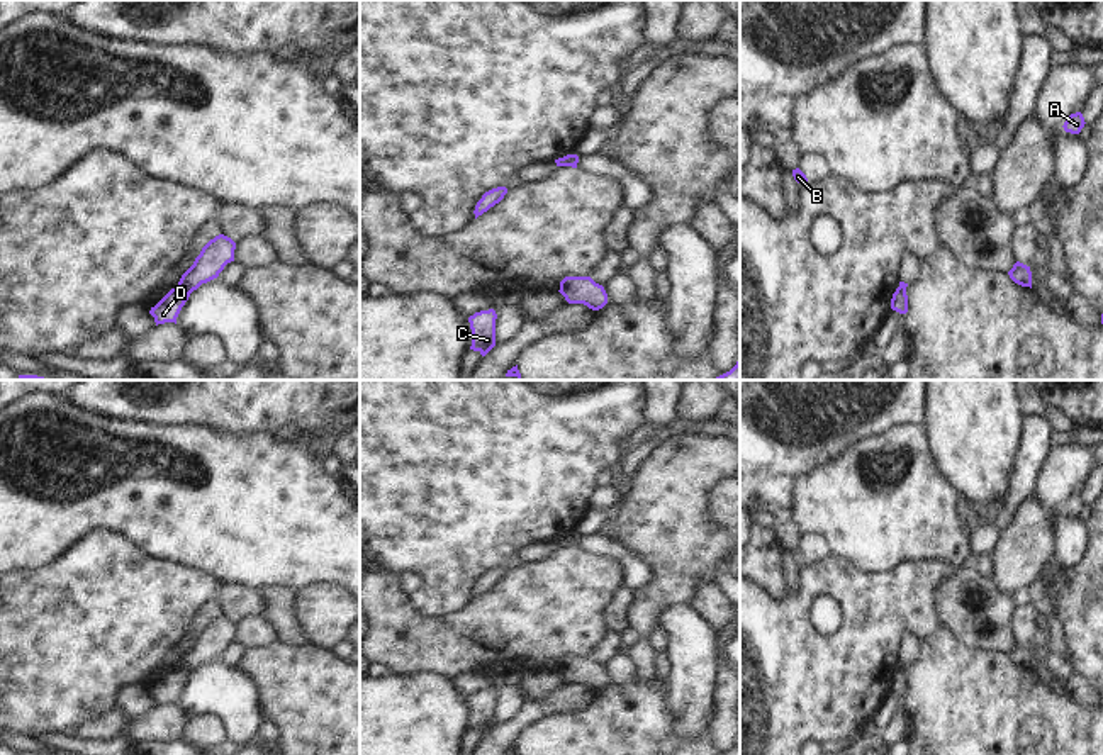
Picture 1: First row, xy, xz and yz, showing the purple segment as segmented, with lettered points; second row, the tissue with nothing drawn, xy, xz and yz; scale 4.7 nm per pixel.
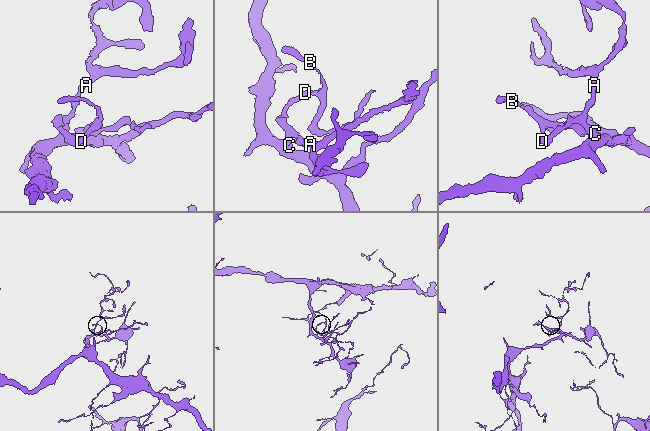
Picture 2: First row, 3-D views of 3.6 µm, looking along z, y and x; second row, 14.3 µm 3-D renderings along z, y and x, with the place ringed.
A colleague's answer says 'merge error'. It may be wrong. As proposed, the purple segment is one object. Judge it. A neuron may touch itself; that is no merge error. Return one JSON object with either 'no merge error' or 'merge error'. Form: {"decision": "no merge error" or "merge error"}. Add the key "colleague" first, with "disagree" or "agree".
{"colleague": "agree", "decision": "merge error"}

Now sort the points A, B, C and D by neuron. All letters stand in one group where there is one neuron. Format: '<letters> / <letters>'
A C D / B

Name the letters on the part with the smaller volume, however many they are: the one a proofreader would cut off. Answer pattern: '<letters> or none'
B

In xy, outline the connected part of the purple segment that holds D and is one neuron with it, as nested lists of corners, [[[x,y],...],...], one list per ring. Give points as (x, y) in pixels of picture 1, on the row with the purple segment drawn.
[[[175,287],[154,307],[151,307],[149,314],[154,317],[156,326],[165,322],[176,324],[176,317],[190,294],[192,292],[187,288]]]

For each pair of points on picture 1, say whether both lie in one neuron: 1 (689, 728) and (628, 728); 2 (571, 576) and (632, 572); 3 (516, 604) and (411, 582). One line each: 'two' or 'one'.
1: two
2: two
3: two

